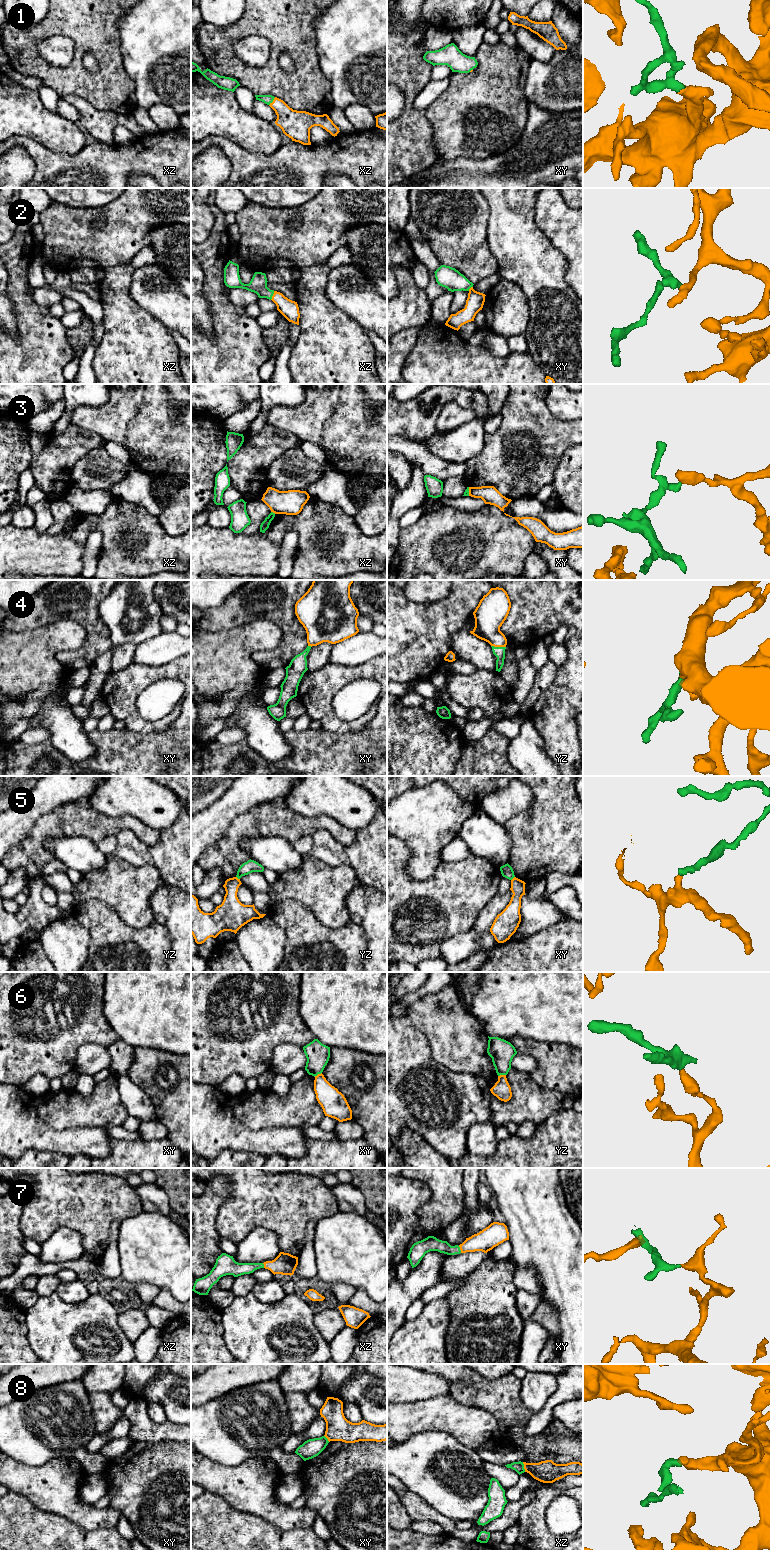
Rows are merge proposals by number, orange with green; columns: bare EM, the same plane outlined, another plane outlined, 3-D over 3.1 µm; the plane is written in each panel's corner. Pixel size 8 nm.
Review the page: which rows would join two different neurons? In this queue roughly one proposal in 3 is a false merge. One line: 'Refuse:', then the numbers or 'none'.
Refuse: 3, 5, 6, 8

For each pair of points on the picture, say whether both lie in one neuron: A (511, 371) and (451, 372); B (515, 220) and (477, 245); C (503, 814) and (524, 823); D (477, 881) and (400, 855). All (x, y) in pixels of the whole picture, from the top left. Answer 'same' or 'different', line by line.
A: same
B: different
C: different
D: same

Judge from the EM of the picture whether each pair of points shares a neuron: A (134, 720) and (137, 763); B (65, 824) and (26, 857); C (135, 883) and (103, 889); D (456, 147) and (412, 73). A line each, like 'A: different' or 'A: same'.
A: different
B: same
C: same
D: different

